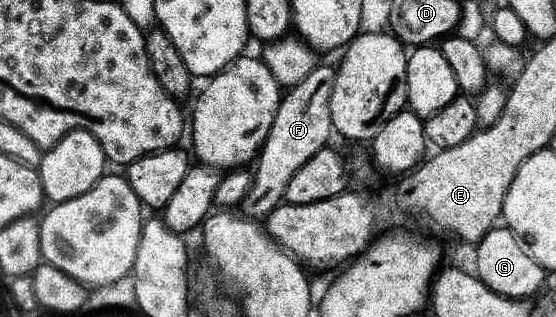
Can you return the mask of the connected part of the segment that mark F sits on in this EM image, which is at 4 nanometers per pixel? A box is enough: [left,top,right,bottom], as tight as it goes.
[239,64,334,219]

